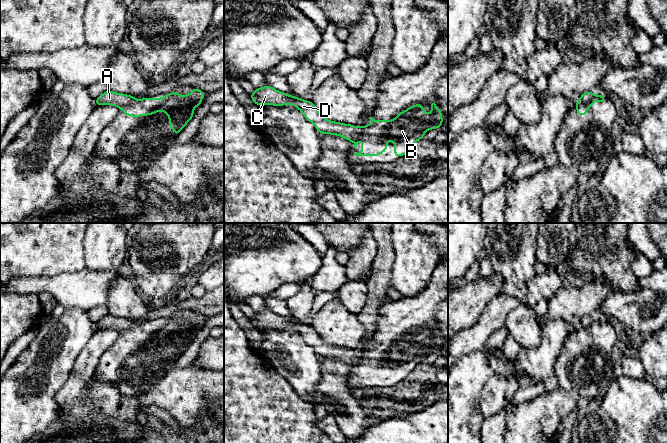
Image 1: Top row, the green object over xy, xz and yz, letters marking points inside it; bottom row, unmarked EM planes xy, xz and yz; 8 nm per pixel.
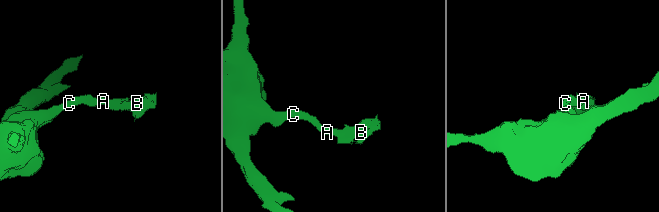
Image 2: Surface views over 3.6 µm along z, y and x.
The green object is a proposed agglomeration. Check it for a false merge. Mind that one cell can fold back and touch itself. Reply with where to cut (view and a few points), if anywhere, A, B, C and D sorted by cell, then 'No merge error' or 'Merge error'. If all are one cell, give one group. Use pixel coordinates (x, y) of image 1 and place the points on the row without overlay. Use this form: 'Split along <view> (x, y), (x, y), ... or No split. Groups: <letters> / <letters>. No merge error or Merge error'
Split along yz (594, 319), (587, 326), (578, 326). Groups: A C D / B. Merge error

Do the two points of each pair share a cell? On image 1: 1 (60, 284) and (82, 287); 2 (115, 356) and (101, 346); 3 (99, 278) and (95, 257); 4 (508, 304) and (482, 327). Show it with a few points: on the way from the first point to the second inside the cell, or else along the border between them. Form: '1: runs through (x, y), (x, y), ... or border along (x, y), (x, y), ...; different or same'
1: runs through (65, 287), (77, 287); same
2: border along (120, 333), (117, 339), (103, 353), (95, 370); different
3: border along (85, 268), (116, 270); different
4: runs through (502, 307), (488, 321); same

